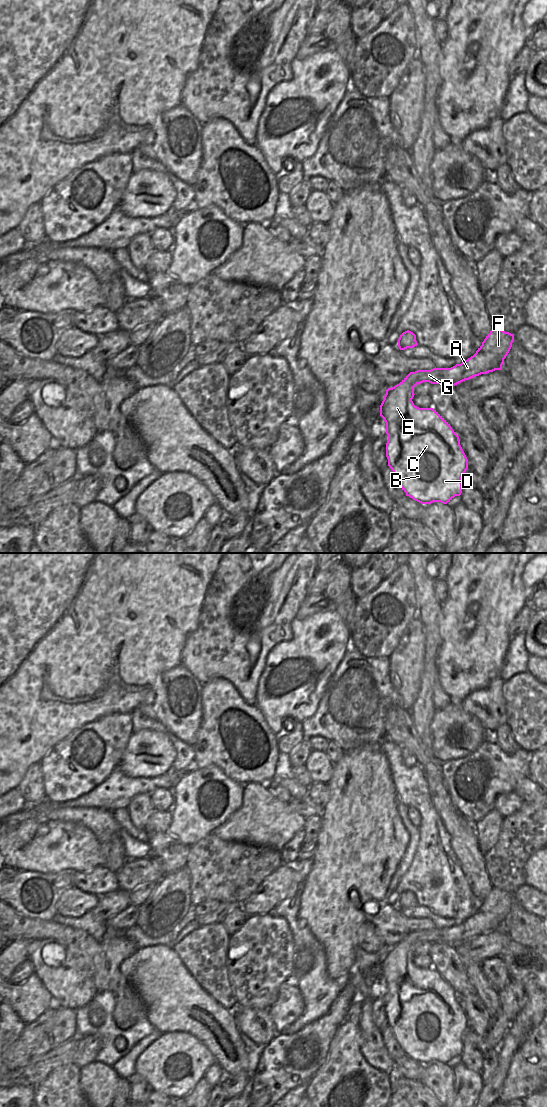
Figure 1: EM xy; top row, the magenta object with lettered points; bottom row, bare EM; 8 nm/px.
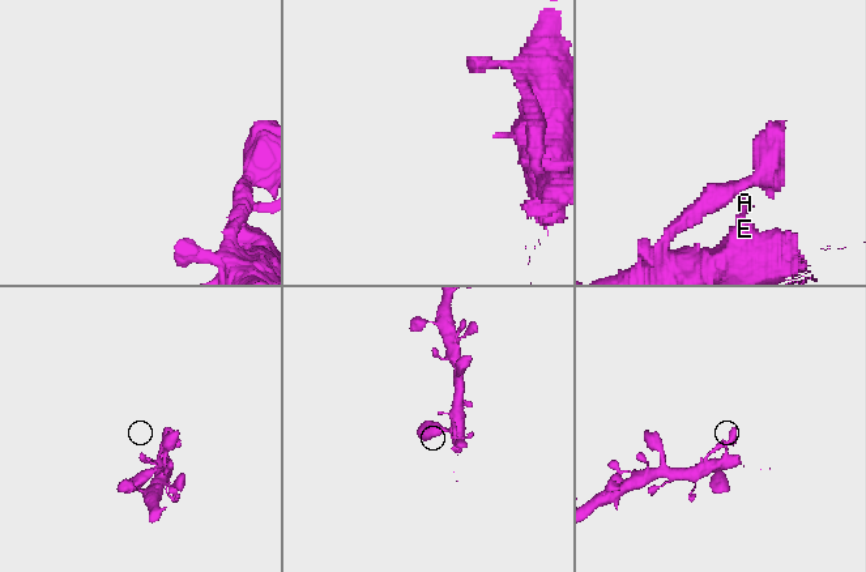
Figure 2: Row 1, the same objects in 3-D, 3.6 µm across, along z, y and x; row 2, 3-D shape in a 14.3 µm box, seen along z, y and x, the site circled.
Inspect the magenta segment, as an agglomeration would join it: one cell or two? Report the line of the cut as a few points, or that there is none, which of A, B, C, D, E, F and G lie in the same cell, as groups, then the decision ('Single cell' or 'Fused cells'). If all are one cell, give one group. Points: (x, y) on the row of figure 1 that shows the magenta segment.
No split. Groups: A B C D E F G. Single cell.

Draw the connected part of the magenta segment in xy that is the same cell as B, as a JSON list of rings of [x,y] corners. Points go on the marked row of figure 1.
[[[493,328],[476,353],[451,368],[433,368],[410,372],[399,384],[386,390],[380,405],[380,416],[386,423],[386,457],[388,466],[402,490],[421,504],[447,504],[462,493],[462,477],[468,469],[468,459],[460,445],[459,436],[450,424],[433,408],[414,405],[414,387],[423,382],[455,386],[481,374],[502,370],[514,334]]]

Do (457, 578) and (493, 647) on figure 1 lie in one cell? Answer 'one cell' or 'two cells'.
one cell

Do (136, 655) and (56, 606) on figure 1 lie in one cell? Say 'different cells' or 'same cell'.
same cell

